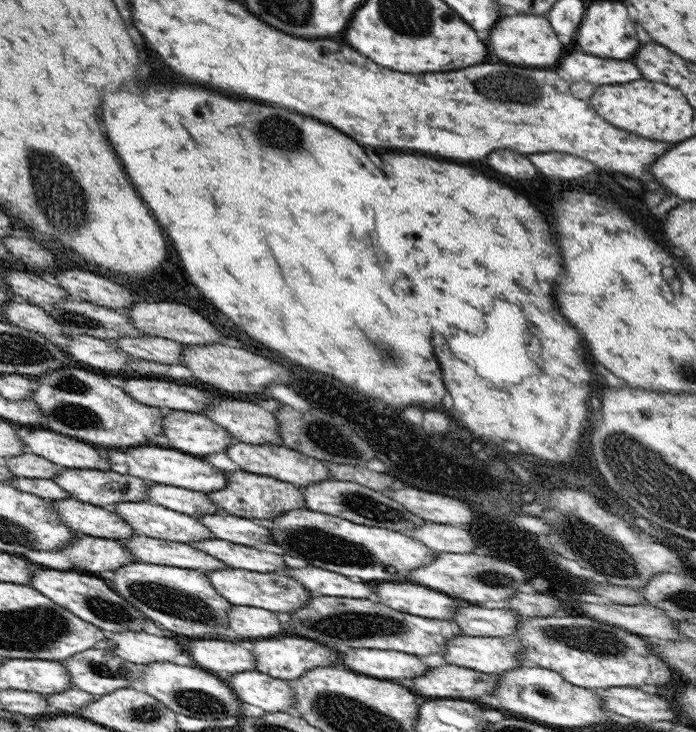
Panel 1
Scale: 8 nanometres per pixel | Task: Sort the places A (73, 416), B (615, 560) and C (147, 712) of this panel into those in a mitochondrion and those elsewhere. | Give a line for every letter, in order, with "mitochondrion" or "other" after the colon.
A: mitochondrion
B: mitochondrion
C: mitochondrion

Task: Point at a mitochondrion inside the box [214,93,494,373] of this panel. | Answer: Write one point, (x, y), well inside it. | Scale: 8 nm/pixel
(290, 137)

